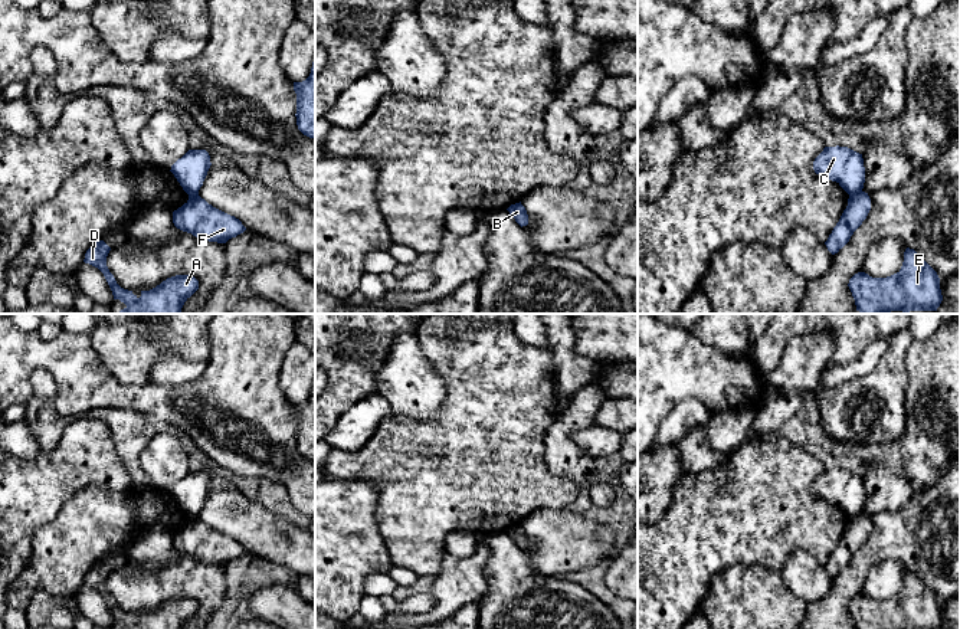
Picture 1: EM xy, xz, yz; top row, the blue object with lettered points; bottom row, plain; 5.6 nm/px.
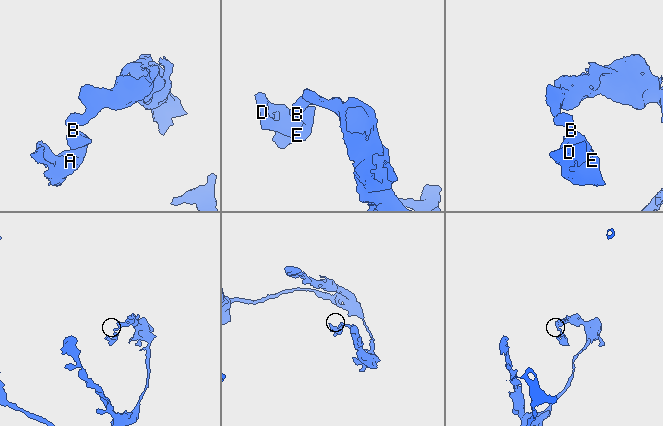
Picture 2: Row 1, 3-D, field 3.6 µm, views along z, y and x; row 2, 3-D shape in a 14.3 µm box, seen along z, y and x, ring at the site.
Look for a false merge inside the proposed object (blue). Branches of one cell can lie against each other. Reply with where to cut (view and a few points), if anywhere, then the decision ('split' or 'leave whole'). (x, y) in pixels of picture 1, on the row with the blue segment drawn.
cut yz (861, 190), (849, 196); split

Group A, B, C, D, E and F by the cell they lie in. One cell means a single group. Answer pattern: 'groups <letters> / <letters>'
groups A B D E F / C

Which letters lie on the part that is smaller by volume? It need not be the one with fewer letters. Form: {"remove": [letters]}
{"remove": ["A", "B", "D", "E", "F"]}

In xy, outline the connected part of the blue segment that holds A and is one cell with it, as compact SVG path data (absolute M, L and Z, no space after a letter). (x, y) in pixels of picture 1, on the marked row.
M95 242L85 253L85 263L98 268L114 295L127 307L115 314L181 314L184 302L199 289L199 281L190 275L167 278L150 291L141 291L141 297L121 288L107 266L111 248L104 242Z

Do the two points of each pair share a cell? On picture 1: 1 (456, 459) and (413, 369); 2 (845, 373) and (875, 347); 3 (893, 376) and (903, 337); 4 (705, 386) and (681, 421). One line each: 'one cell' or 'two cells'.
1: two cells
2: one cell
3: one cell
4: two cells

